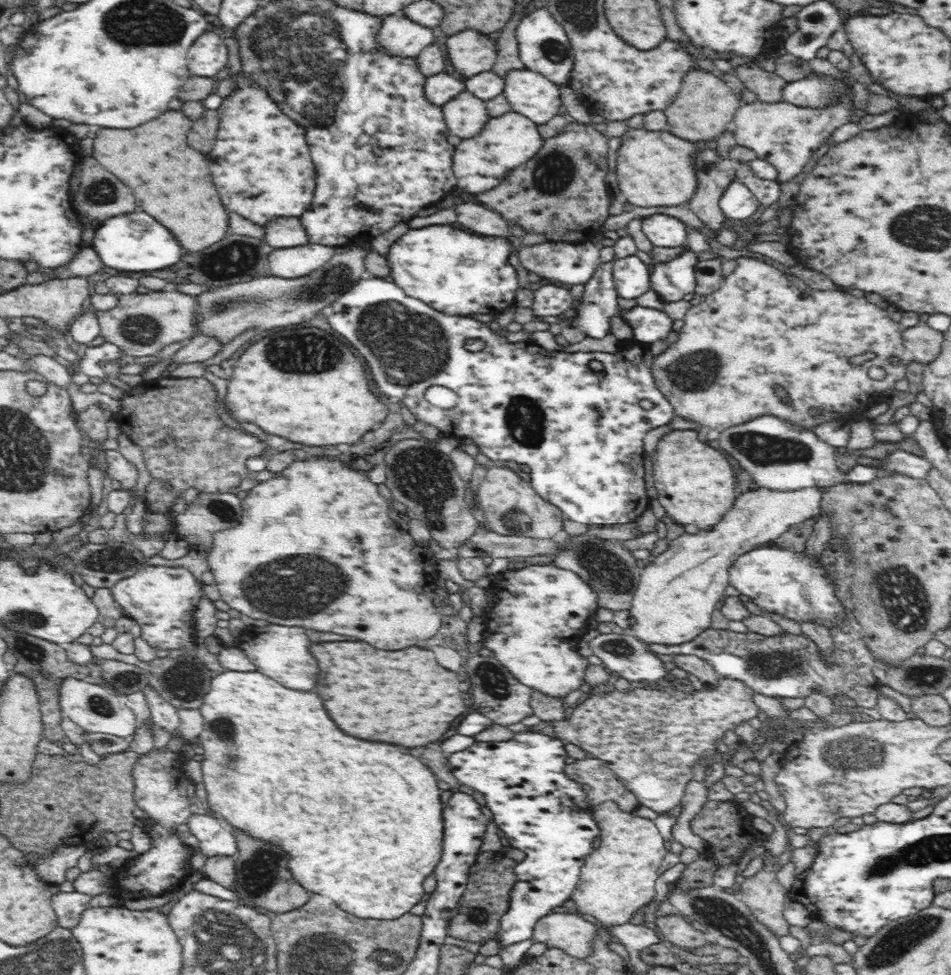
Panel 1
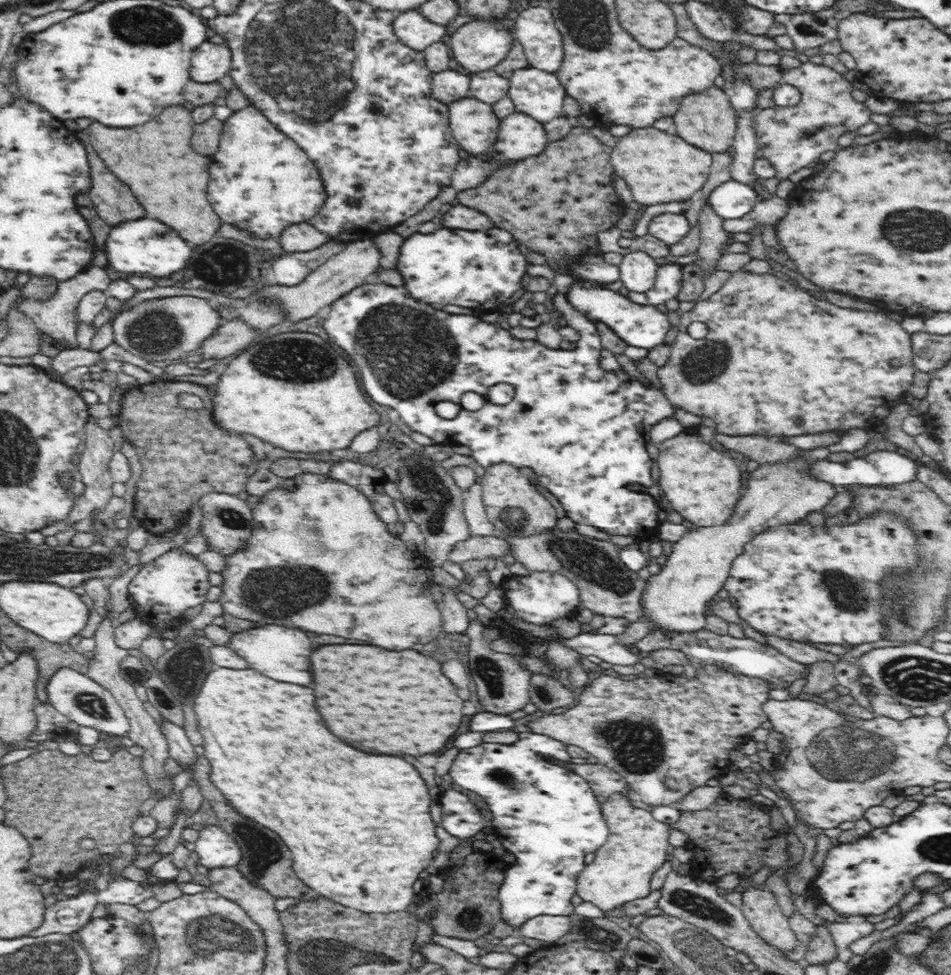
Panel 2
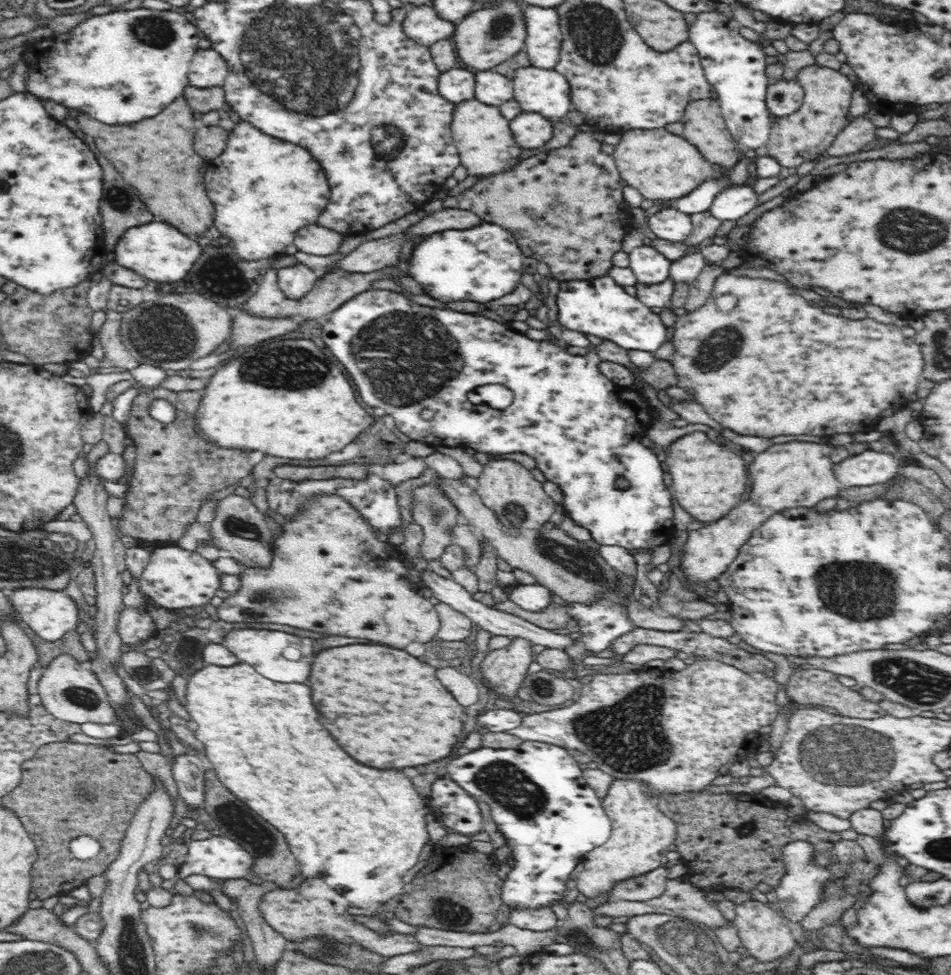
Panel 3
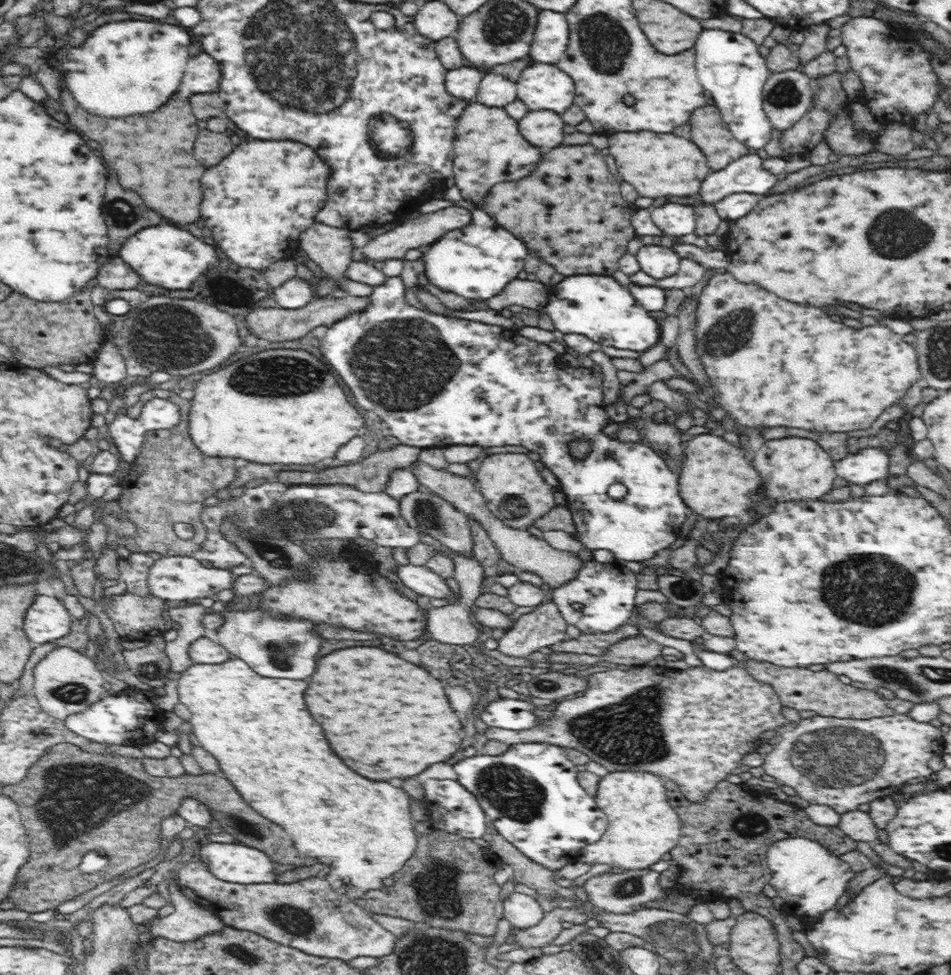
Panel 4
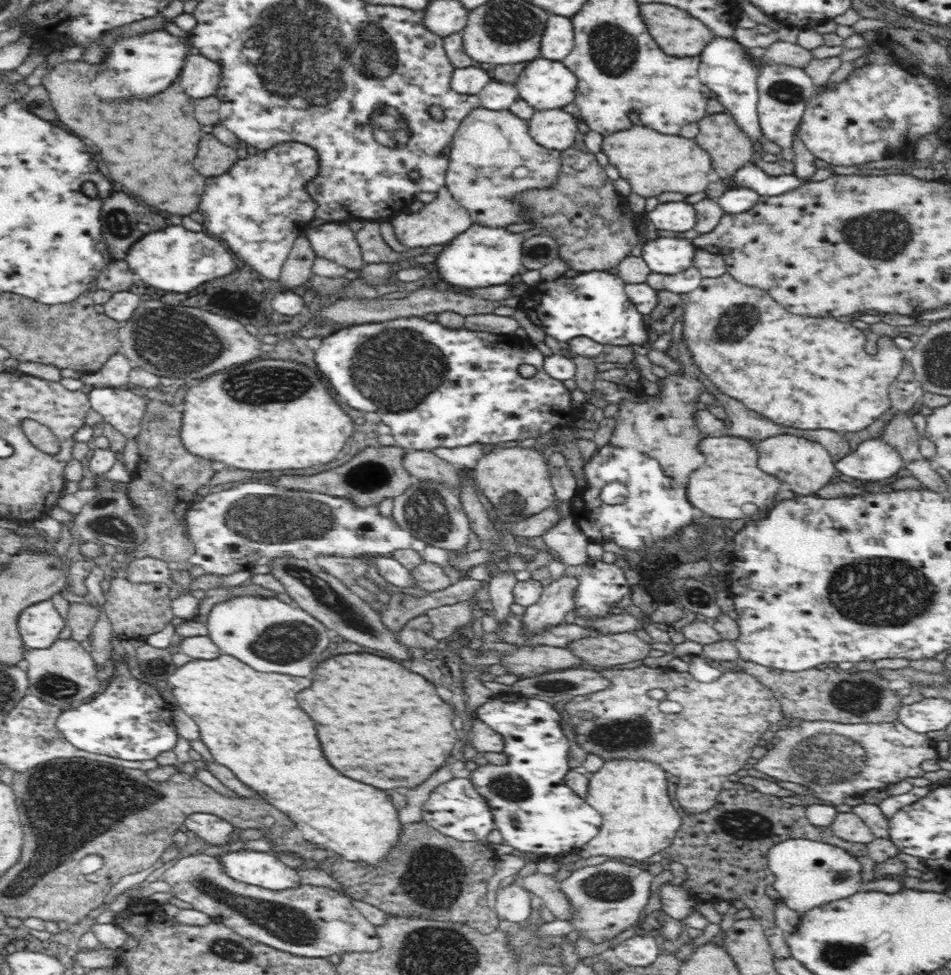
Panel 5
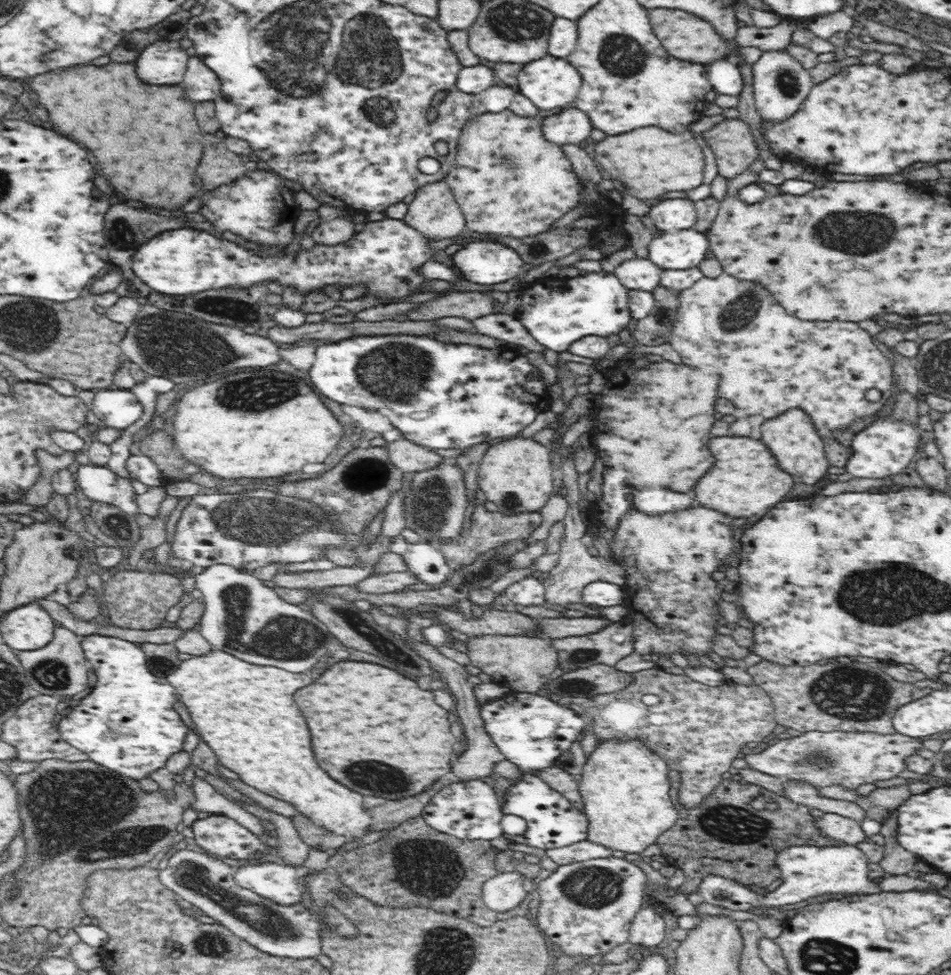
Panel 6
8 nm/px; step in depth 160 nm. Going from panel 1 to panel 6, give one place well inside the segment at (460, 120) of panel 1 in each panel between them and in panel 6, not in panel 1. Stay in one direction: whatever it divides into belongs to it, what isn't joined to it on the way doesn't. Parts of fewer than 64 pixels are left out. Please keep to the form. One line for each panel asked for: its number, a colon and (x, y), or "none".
2: (474, 126)
3: (481, 134)
4: (488, 148)
5: (492, 157)
6: (508, 179)

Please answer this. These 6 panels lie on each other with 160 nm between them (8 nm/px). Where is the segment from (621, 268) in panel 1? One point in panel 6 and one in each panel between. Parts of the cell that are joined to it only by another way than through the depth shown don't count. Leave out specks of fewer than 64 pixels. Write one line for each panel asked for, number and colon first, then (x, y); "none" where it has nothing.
2: (638, 271)
3: (649, 267)
4: (659, 262)
5: (666, 255)
6: (676, 250)

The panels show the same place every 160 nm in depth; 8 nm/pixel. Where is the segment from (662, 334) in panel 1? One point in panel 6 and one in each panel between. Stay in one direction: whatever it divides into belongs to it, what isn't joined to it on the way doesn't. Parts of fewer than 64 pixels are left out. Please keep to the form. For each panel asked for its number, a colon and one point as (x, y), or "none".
2: (645, 327)
3: (601, 306)
4: (597, 306)
5: (594, 304)
6: (557, 315)

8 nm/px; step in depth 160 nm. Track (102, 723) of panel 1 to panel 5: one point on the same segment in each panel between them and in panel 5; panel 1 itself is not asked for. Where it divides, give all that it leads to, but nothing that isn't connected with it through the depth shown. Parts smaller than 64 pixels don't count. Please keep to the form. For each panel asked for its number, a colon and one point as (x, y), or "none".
2: (87, 703)
3: (70, 691)
4: (66, 681)
5: (64, 674)

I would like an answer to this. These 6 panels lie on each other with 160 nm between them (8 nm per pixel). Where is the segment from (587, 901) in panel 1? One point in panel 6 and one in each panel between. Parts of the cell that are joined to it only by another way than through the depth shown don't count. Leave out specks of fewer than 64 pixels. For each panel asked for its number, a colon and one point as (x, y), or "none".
2: (621, 870)
3: (640, 832)
4: (642, 826)
5: (631, 795)
6: (627, 798)

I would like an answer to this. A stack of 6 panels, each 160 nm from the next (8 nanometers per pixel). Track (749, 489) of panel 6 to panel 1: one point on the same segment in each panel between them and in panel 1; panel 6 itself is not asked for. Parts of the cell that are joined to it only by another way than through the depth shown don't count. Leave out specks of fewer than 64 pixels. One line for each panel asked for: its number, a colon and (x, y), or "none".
1: (695, 483)
2: (703, 484)
3: (708, 480)
4: (716, 480)
5: (730, 477)

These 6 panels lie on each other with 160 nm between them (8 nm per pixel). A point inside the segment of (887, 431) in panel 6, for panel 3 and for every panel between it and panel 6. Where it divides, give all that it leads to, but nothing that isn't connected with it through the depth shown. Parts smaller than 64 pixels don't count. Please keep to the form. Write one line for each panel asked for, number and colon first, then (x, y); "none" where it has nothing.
3: (869, 468)
4: (869, 465)
5: (873, 460)

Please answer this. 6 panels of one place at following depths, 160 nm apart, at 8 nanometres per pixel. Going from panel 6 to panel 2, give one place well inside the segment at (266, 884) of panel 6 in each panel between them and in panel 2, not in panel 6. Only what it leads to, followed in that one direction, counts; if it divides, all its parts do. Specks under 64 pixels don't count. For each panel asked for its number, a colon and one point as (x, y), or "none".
2: (216, 849)
3: (217, 857)
4: (244, 865)
5: (266, 870)

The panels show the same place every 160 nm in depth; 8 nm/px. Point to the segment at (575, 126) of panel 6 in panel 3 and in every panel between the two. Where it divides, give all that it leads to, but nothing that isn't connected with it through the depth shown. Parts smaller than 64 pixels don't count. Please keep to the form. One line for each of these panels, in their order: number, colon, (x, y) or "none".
3: (531, 130)
4: (540, 127)
5: (555, 129)

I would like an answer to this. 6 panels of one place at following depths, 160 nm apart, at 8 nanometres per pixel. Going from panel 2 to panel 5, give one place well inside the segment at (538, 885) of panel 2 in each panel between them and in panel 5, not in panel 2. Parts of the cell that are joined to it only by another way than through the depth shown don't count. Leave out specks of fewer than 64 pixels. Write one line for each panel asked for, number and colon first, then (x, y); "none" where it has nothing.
3: (551, 817)
4: (532, 782)
5: (536, 813)

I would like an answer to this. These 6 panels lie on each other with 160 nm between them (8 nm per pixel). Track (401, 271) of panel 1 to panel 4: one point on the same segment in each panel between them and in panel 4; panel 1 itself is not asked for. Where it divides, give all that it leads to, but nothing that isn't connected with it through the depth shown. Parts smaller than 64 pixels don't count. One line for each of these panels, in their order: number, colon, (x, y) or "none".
2: (444, 267)
3: (484, 263)
4: (477, 262)

